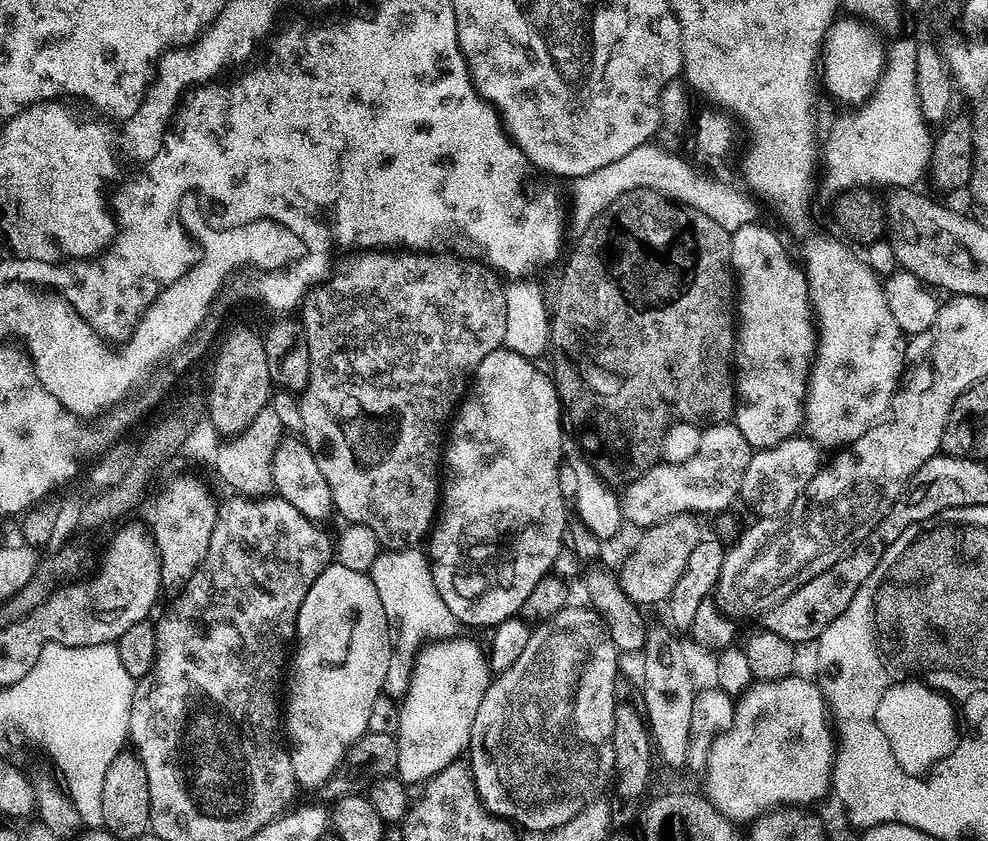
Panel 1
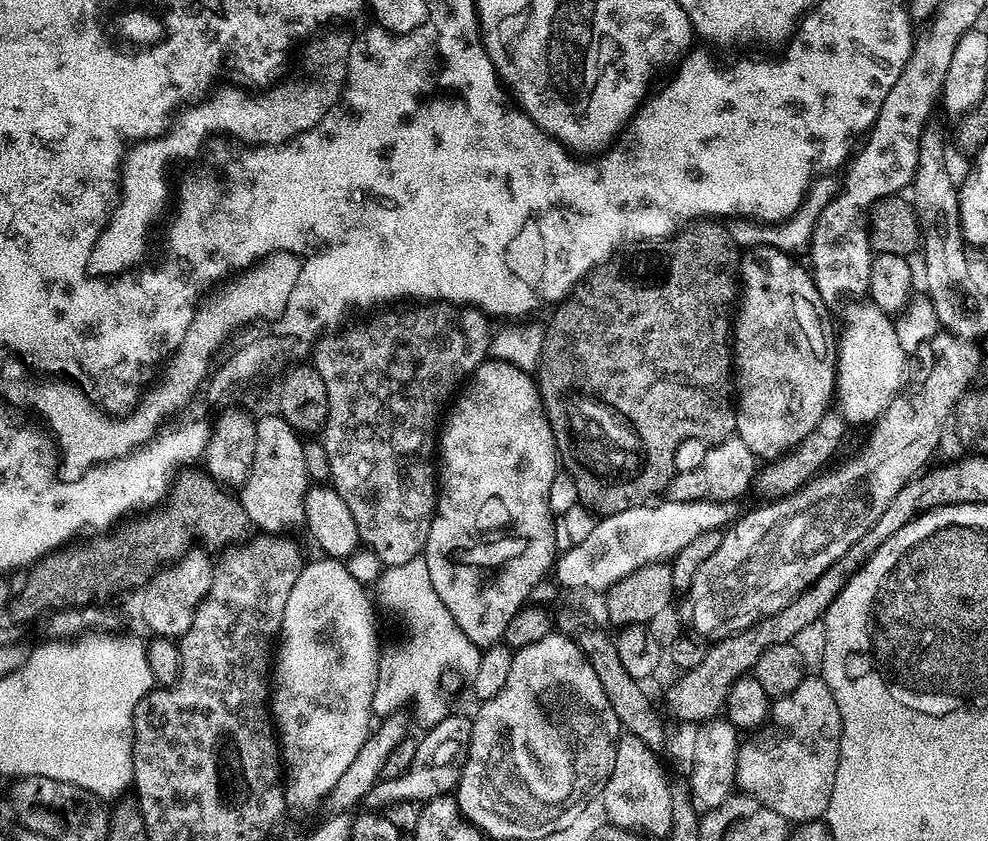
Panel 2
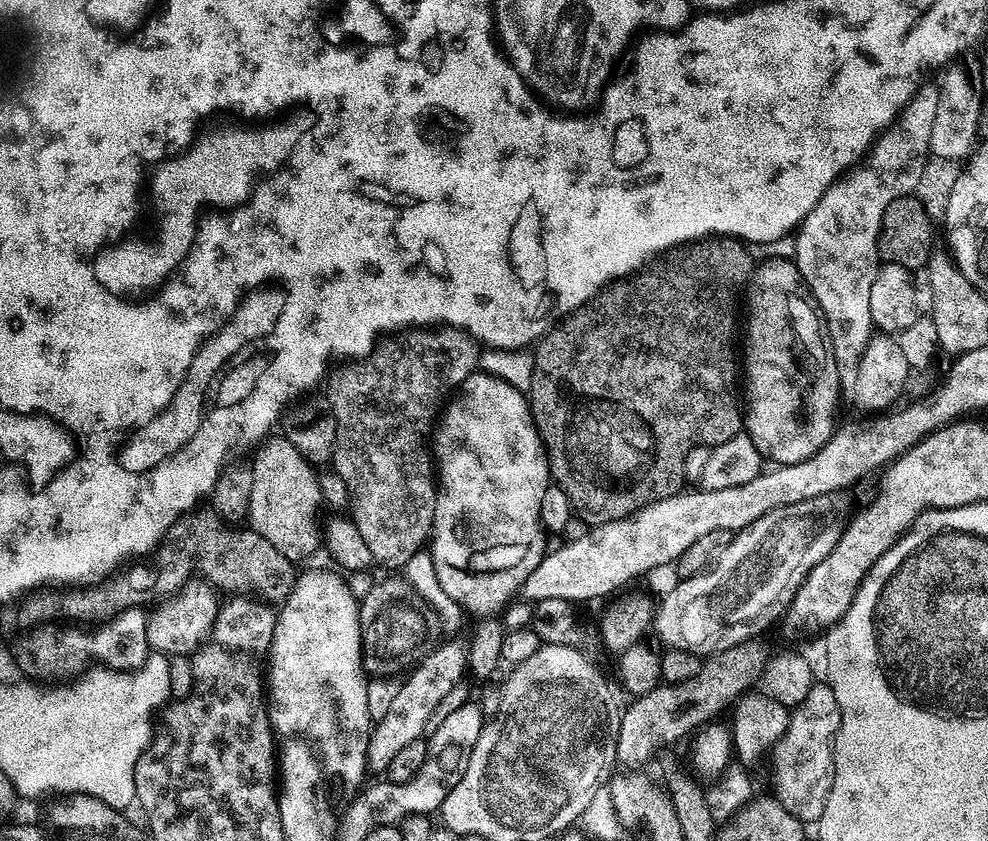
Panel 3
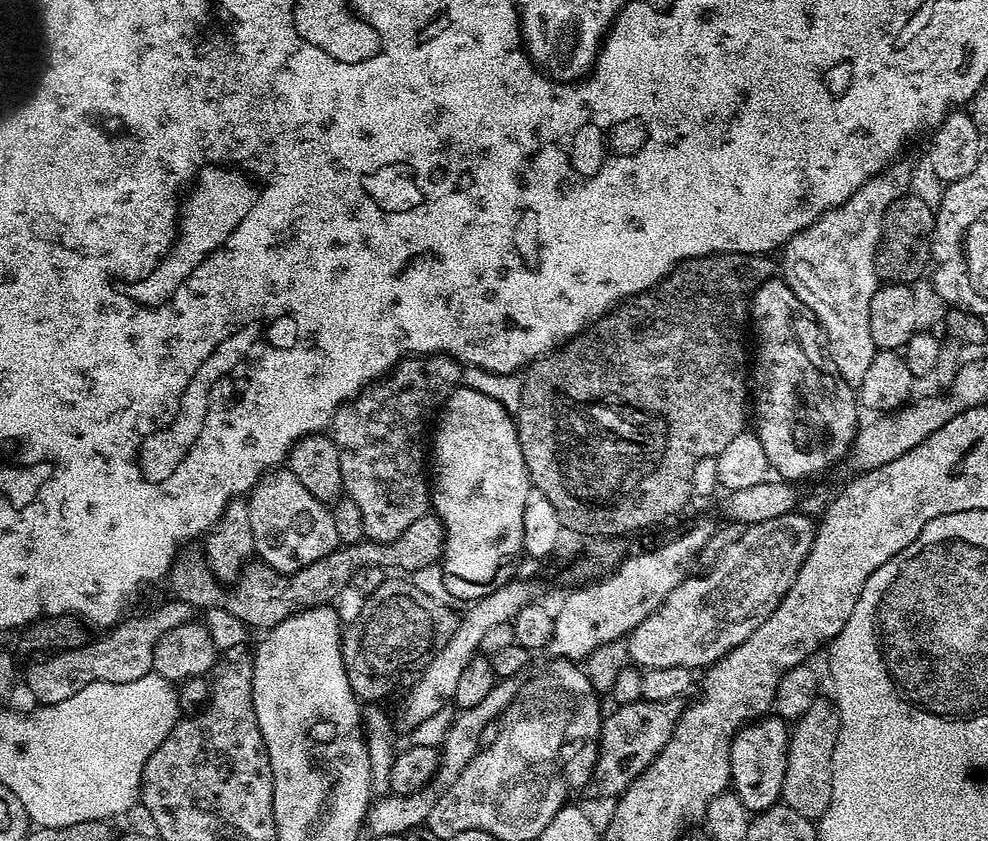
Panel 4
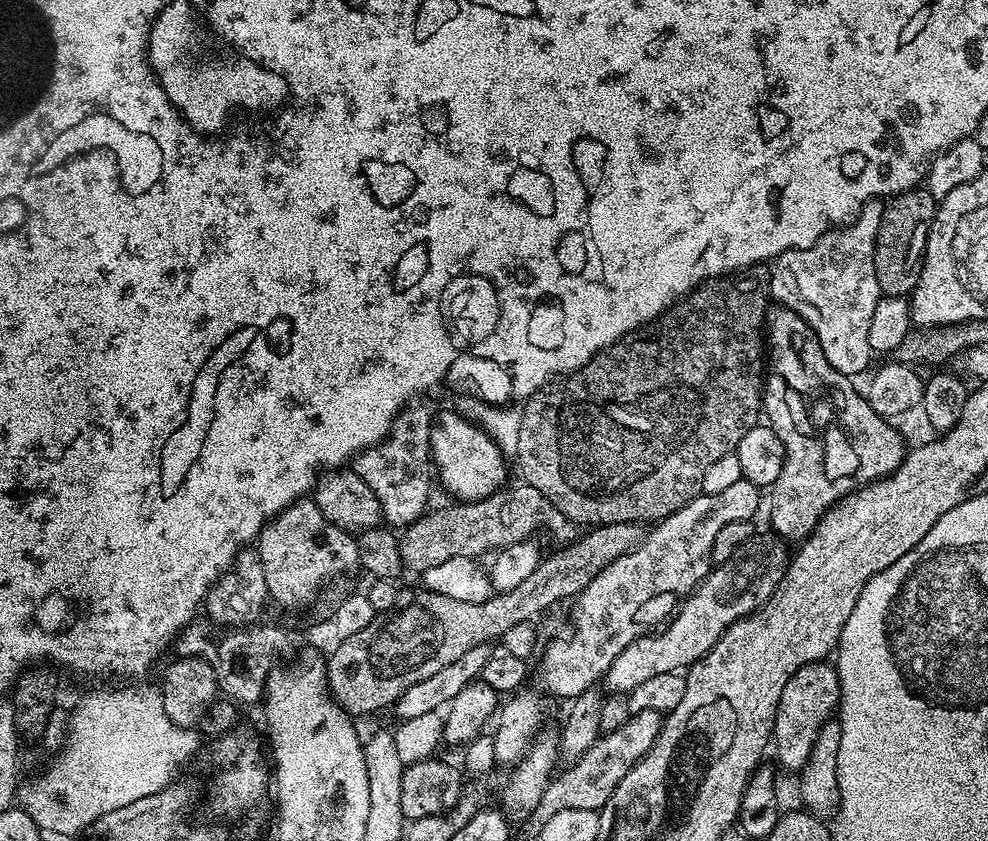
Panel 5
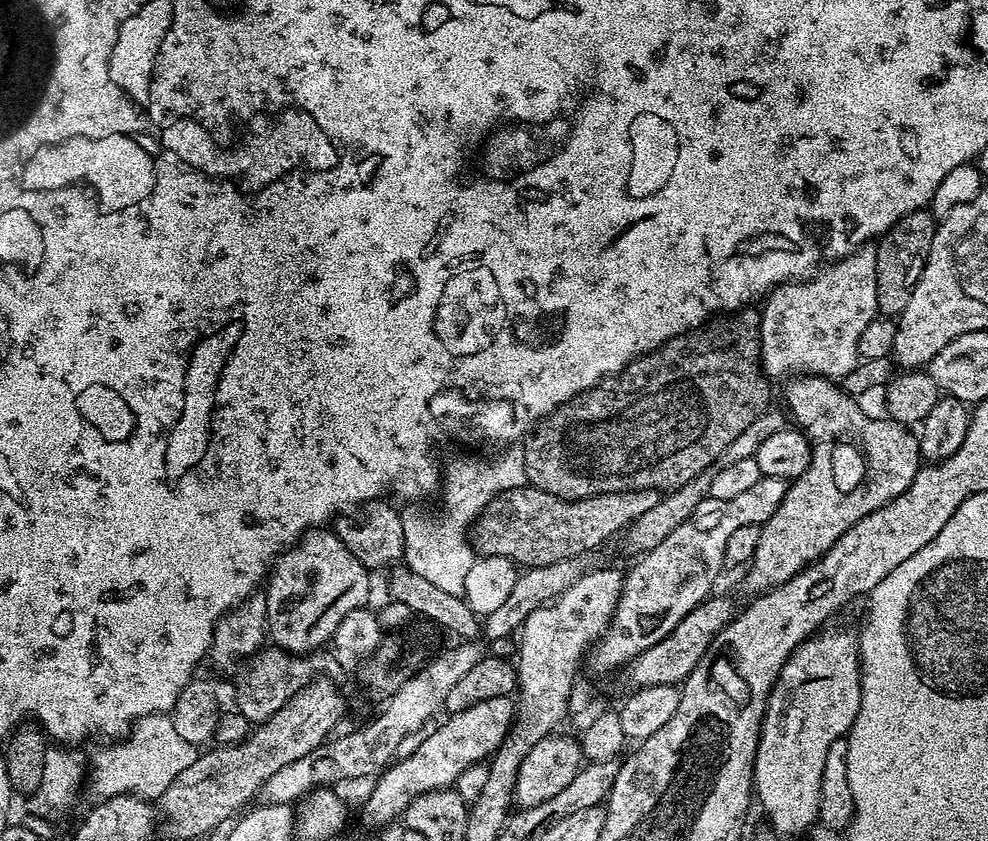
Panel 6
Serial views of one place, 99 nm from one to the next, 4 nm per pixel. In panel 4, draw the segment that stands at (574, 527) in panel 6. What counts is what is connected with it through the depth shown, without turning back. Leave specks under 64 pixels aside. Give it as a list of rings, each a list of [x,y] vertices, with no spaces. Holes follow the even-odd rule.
[[[429,514],[414,522],[414,526],[410,526],[410,530],[406,530],[394,542],[376,544],[365,539],[358,544],[345,544],[335,552],[326,554],[326,558],[318,558],[318,562],[297,572],[279,572],[263,562],[249,563],[231,586],[221,583],[203,551],[184,550],[177,555],[172,571],[166,577],[166,584],[172,587],[171,595],[177,600],[184,600],[200,610],[224,608],[236,615],[249,629],[267,630],[278,626],[278,622],[290,618],[295,612],[301,612],[303,608],[331,605],[339,592],[351,585],[352,579],[363,568],[401,568],[404,571],[401,573],[415,574],[431,564],[439,565],[444,554],[444,541],[444,523],[435,514]]]

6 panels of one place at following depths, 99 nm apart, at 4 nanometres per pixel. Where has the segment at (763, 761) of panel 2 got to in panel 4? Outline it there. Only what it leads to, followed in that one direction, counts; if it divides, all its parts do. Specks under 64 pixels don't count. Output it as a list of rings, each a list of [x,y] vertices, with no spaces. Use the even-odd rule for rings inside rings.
[[[818,698],[806,710],[806,714],[795,721],[790,732],[788,765],[784,783],[783,803],[789,804],[807,820],[816,822],[826,814],[832,793],[832,755],[838,742],[840,715],[831,699]]]

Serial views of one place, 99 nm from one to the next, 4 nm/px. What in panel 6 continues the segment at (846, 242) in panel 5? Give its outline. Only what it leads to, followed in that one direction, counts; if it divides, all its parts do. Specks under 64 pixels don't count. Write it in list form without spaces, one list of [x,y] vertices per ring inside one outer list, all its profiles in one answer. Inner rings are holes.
[[[872,242],[863,244],[862,247],[856,249],[856,251],[852,252],[849,256],[843,256],[842,259],[821,267],[815,274],[809,275],[799,282],[789,282],[771,289],[771,291],[767,293],[763,303],[764,302],[765,304],[762,304],[762,311],[760,314],[760,363],[763,367],[764,375],[768,377],[769,381],[776,382],[776,380],[780,379],[780,381],[783,381],[785,378],[792,378],[797,374],[843,378],[846,374],[850,374],[850,370],[856,368],[858,361],[861,359],[858,348],[859,338],[864,329],[866,329],[866,326],[870,326],[870,322],[878,316],[878,294],[876,293],[876,244]]]

